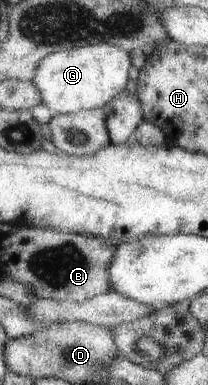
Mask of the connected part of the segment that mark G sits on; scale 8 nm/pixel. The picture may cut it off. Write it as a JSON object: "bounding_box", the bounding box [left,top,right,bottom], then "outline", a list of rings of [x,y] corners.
{"bounding_box":[33,42,132,114],"outline":[[[100,42],[94,45],[57,51],[46,56],[37,68],[33,84],[40,90],[42,104],[59,114],[76,113],[82,110],[104,108],[128,84],[132,62],[130,52]]]}

